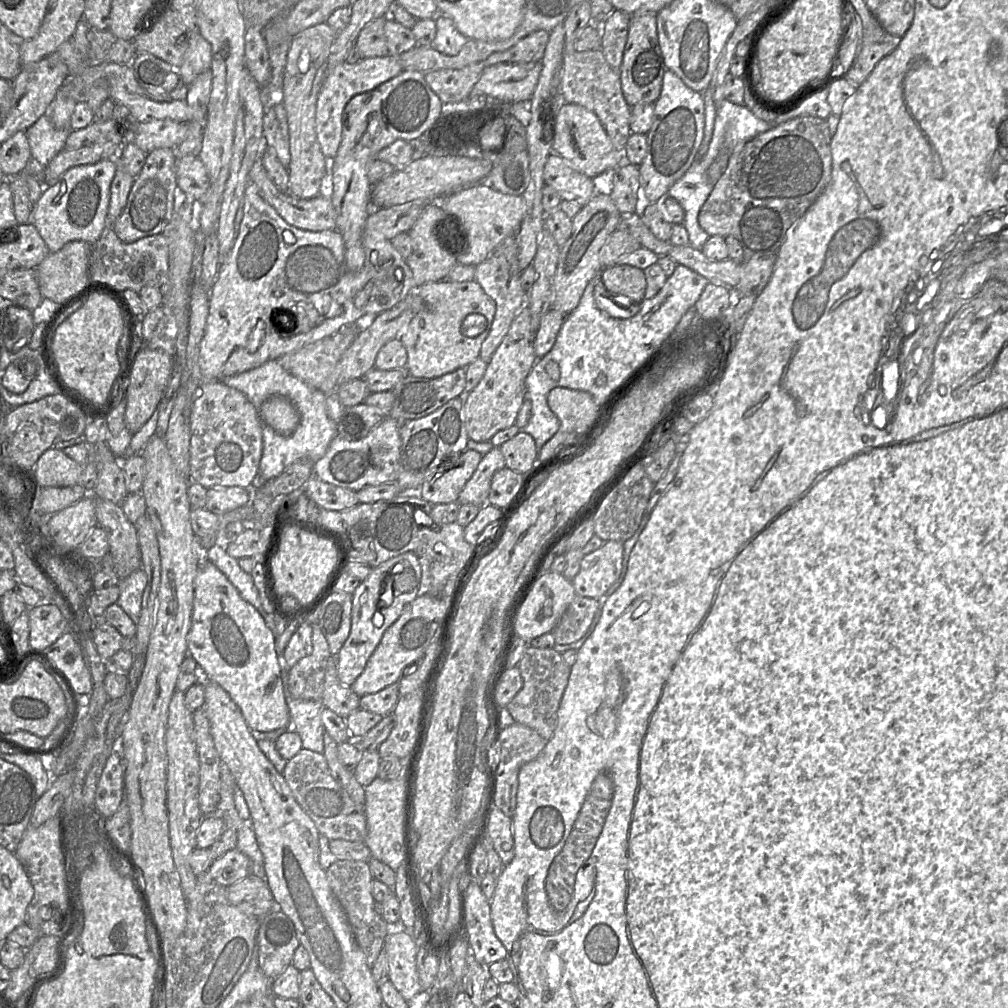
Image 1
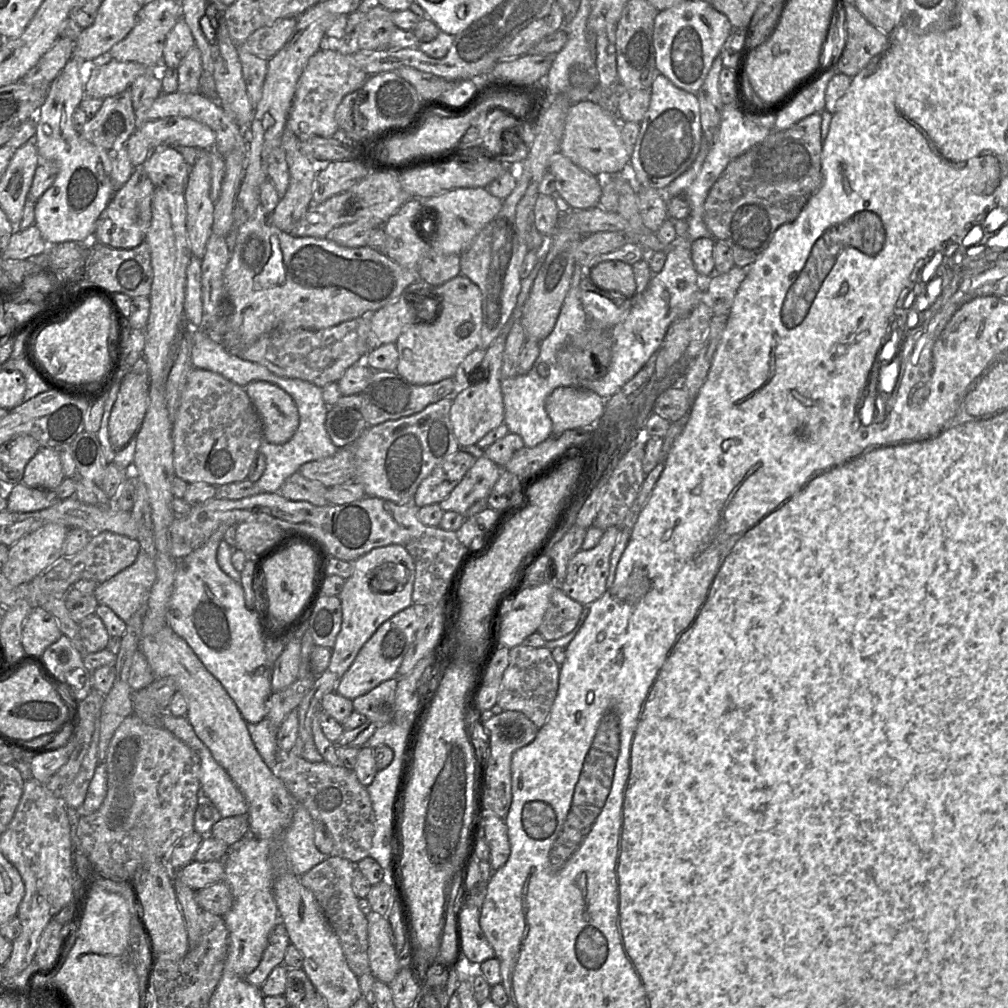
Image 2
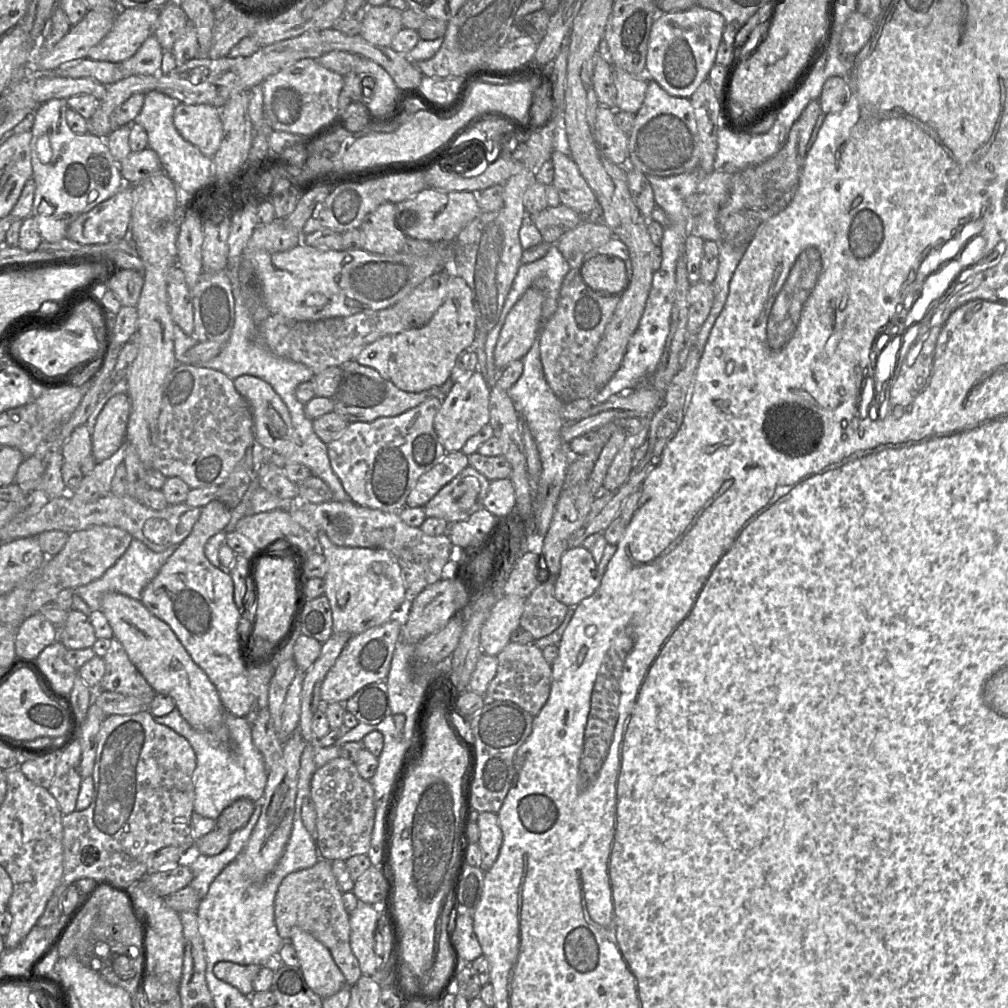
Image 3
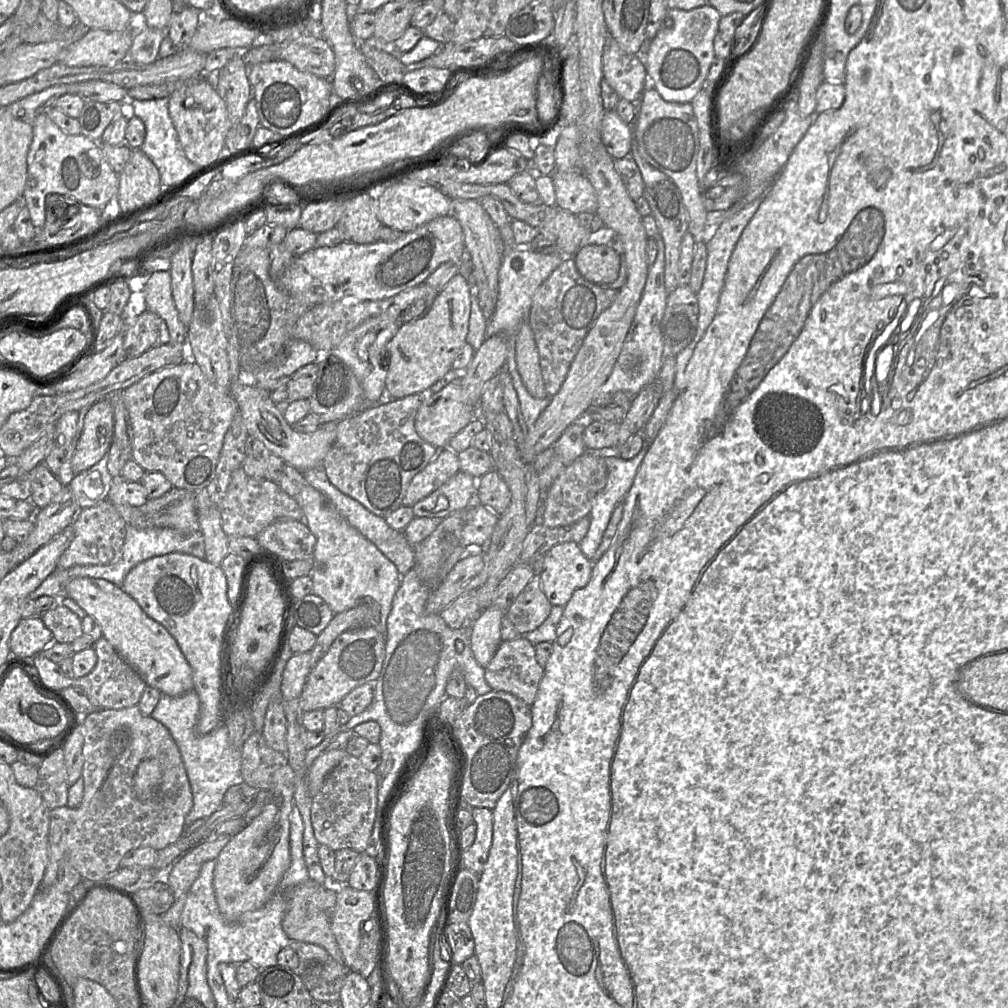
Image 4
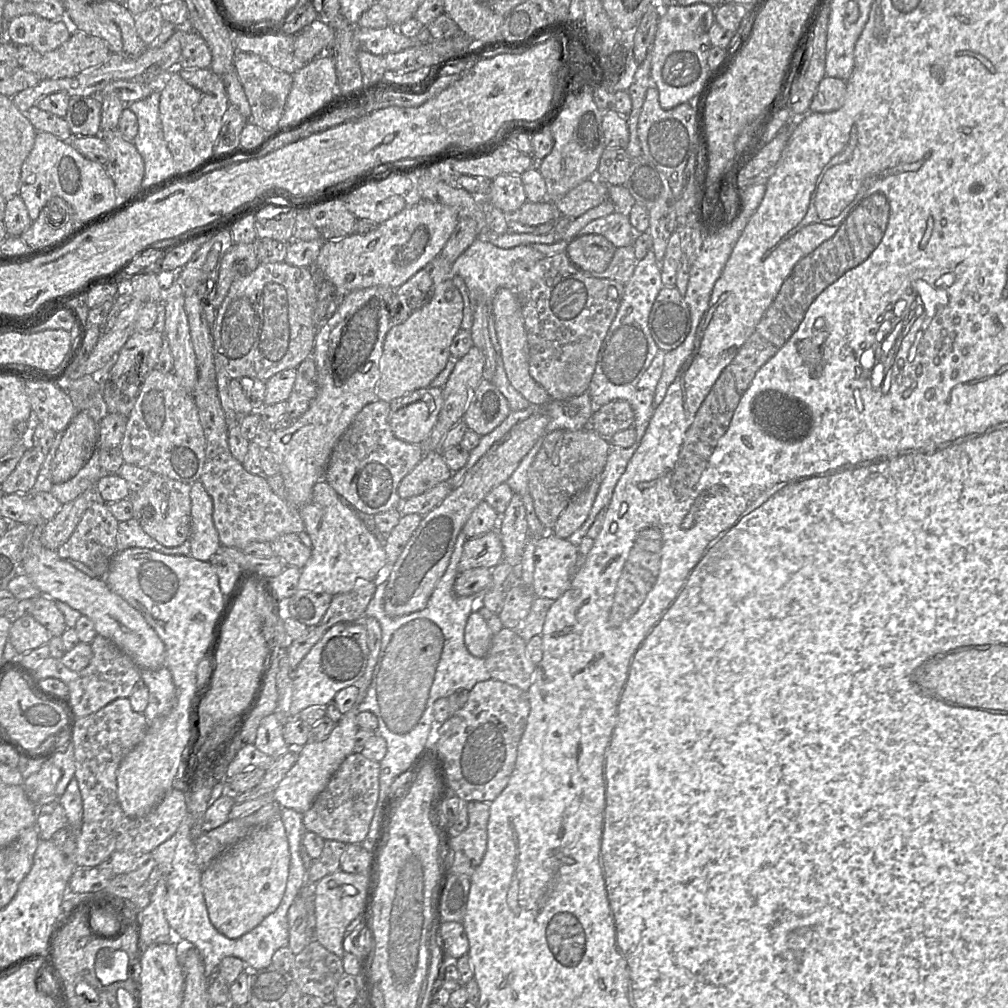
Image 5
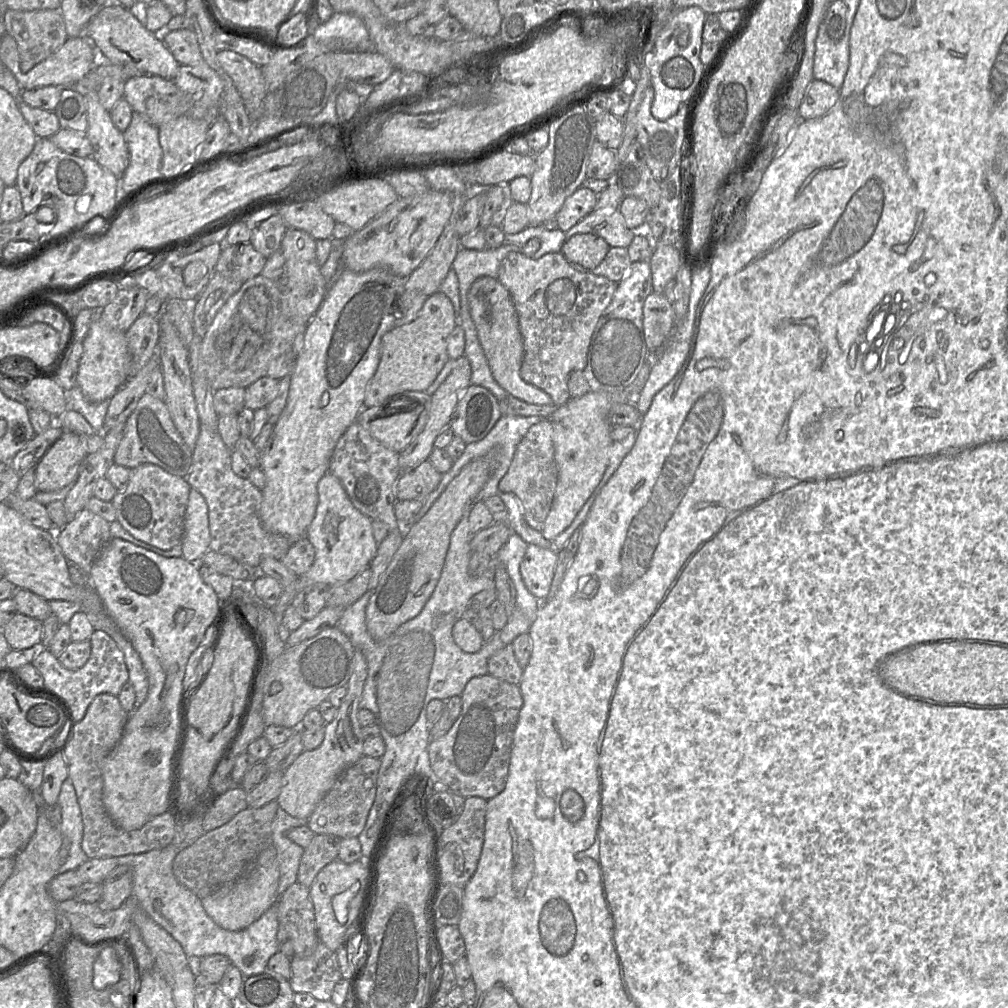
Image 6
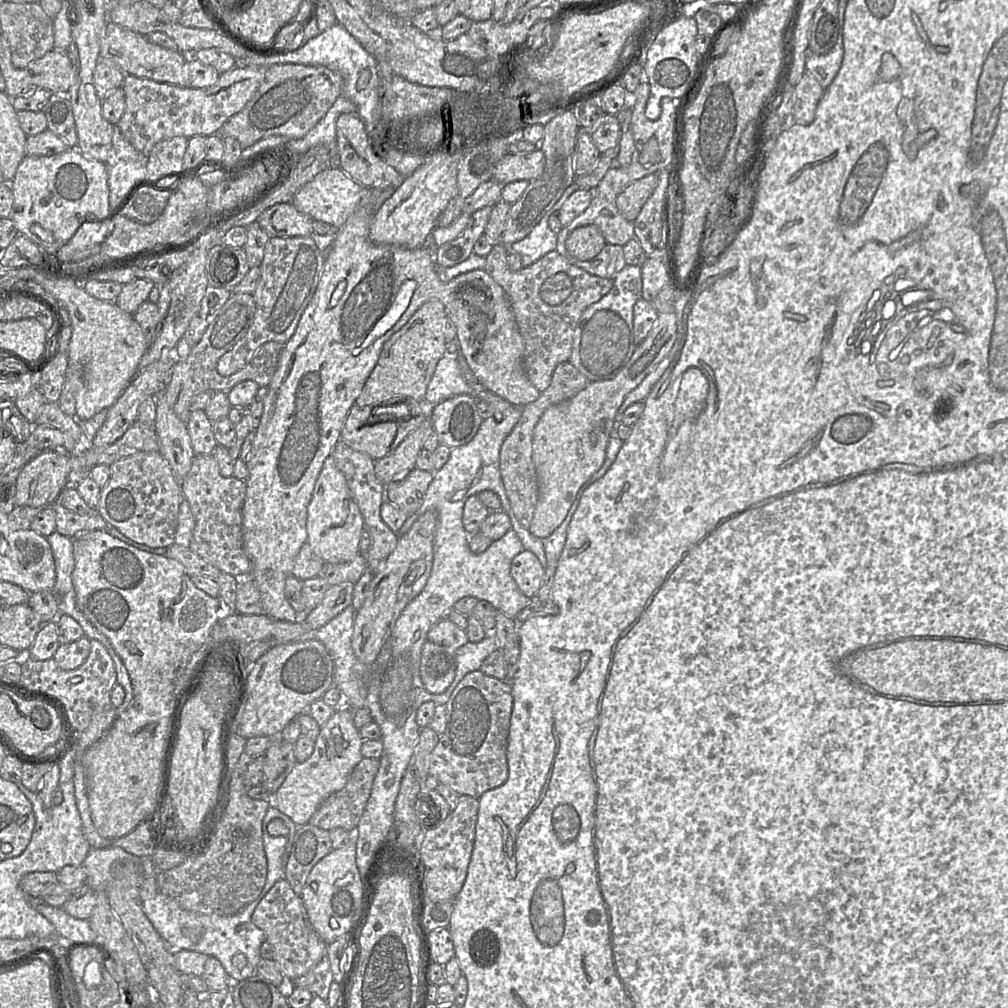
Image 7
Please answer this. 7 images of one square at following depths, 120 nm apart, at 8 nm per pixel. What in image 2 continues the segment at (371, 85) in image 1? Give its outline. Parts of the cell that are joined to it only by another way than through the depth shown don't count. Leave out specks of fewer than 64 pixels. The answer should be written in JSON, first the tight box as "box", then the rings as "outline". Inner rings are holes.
{"box":[286,49,369,140],"outline":[[[322,49],[316,52],[307,62],[296,86],[295,95],[286,122],[300,140],[319,136],[331,138],[339,135],[335,118],[342,99],[349,93],[359,90],[369,75],[352,65],[349,55],[337,49]]]}

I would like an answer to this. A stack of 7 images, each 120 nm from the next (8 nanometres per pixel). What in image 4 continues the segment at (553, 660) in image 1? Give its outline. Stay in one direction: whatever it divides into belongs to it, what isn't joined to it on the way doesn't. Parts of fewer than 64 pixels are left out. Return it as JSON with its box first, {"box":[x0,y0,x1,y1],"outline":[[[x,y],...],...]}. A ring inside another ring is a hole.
{"box":[485,636,544,706],"outline":[[[521,636],[514,640],[502,641],[492,660],[485,667],[485,679],[495,691],[510,693],[531,706],[537,696],[544,667],[536,660],[535,645]]]}

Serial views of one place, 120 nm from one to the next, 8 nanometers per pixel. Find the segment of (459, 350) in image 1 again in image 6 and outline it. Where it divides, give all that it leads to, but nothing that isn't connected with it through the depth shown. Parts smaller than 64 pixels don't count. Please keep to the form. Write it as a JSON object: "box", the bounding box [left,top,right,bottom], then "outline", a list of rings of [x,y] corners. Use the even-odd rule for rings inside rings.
{"box":[364,291,457,408],"outline":[[[439,291],[427,298],[412,322],[387,332],[382,338],[379,365],[366,386],[364,408],[382,406],[393,399],[393,402],[409,400],[410,397],[401,394],[406,391],[426,391],[450,359],[447,339],[456,325],[457,317],[453,305]]]}

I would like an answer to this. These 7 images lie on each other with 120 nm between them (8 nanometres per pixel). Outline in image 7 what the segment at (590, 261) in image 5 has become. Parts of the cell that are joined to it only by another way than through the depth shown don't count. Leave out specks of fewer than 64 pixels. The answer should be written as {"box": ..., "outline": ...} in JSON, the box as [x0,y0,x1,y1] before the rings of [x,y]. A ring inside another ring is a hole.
{"box":[566,224,606,261],"outline":[[[594,224],[575,228],[566,238],[568,253],[580,261],[589,261],[596,257],[606,245],[600,229]]]}

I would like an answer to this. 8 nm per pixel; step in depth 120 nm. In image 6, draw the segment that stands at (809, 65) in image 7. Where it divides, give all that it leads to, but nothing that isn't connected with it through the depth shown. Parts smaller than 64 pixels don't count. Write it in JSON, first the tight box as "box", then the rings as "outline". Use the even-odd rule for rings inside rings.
{"box":[814,22,849,90],"outline":[[[821,22],[815,42],[814,79],[824,81],[840,90],[849,68],[849,33],[845,30],[838,40],[832,40]]]}

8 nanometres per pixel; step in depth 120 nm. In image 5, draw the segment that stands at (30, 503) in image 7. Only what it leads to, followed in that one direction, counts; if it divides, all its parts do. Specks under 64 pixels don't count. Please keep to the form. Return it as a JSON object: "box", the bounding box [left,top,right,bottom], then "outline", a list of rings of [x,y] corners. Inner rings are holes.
{"box":[51,411,99,484],"outline":[[[79,411],[63,431],[62,440],[51,462],[51,479],[59,484],[73,478],[99,447],[99,423]]]}

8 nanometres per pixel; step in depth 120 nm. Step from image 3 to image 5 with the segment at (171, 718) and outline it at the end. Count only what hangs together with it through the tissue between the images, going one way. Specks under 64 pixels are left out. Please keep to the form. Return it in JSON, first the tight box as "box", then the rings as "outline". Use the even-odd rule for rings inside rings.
{"box":[140,667,176,721],"outline":[[[166,667],[158,670],[140,669],[140,675],[149,690],[148,705],[143,714],[151,721],[173,708],[176,688],[172,675]]]}

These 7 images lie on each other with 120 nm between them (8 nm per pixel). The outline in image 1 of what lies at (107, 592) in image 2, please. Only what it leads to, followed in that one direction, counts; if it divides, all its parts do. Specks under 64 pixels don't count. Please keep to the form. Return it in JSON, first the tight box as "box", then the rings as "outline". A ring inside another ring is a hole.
{"box":[116,568,148,625],"outline":[[[139,568],[126,578],[120,579],[117,584],[120,595],[116,604],[125,611],[136,625],[140,619],[142,596],[147,583],[148,578],[145,571]]]}

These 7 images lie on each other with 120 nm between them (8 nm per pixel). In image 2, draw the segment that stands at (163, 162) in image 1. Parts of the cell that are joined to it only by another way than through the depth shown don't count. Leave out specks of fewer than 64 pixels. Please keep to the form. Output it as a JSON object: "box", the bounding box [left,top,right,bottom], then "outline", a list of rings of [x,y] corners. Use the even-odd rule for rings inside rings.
{"box":[93,166,156,249],"outline":[[[139,166],[134,169],[129,180],[114,192],[107,207],[96,221],[93,239],[119,249],[132,248],[140,245],[146,237],[152,220],[152,198],[156,186],[148,178],[144,169]]]}

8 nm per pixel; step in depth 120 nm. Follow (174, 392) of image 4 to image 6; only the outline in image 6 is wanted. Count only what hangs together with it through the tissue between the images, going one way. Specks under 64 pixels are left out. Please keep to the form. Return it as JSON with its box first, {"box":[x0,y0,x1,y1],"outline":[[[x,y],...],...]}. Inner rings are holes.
{"box":[114,393,193,478],"outline":[[[145,393],[129,416],[123,437],[114,454],[114,464],[132,469],[141,464],[154,464],[170,474],[186,478],[192,465],[193,449],[176,429],[164,400]]]}

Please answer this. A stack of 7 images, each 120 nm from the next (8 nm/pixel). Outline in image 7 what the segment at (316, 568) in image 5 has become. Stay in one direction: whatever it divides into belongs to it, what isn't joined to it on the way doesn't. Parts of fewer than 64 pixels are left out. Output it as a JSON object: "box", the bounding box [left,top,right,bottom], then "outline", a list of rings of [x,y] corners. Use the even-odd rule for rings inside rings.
{"box":[307,454,364,563],"outline":[[[330,454],[324,461],[308,505],[307,543],[324,563],[347,563],[360,554],[359,543],[364,531],[364,518]]]}

